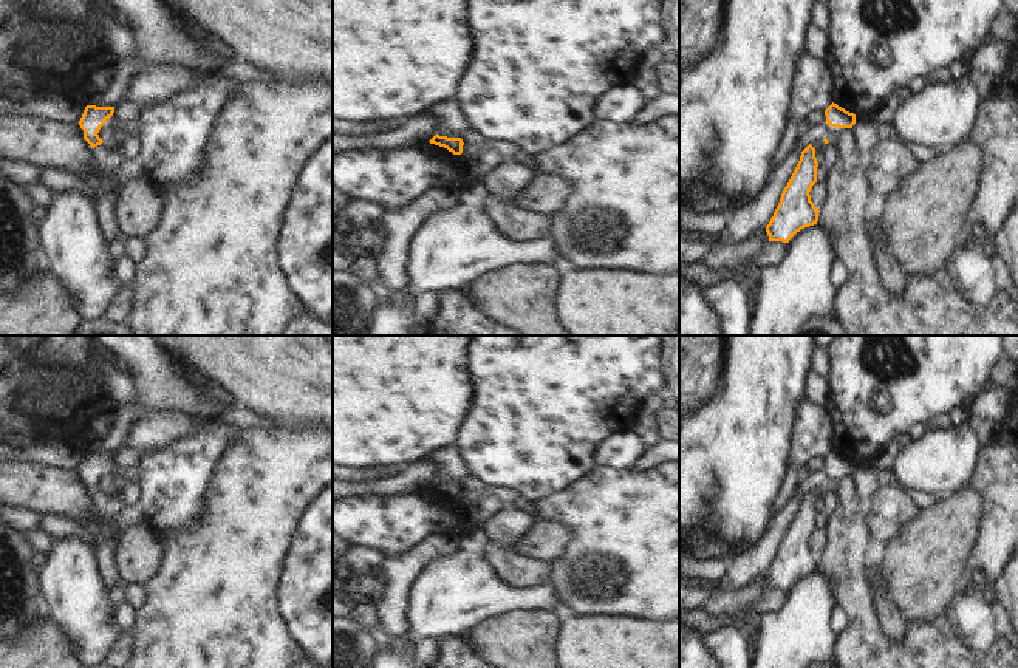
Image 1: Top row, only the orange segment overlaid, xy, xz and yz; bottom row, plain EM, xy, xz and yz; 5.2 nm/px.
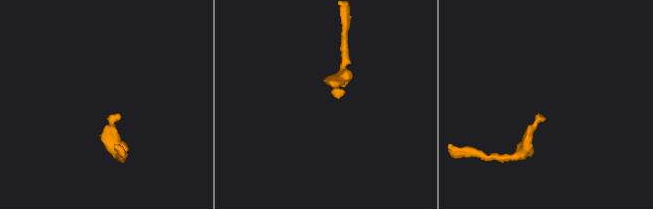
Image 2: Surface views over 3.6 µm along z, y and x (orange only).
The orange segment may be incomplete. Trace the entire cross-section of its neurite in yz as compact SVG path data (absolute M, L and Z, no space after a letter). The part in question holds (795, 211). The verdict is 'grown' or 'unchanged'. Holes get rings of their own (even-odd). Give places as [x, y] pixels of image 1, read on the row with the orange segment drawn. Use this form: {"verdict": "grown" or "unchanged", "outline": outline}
{"verdict": "unchanged", "outline": "M809 144L800 156L800 161L784 187L780 203L766 226L769 241L789 240L804 227L818 221L818 209L811 201L811 189L817 182L815 148Z"}

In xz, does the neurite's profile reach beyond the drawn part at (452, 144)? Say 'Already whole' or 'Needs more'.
Already whole

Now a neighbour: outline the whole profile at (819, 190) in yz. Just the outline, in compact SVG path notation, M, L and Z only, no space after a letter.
M817 181L811 192L811 201L814 203L814 206L822 210L826 204L826 195L828 195L828 189L826 189L826 181Z

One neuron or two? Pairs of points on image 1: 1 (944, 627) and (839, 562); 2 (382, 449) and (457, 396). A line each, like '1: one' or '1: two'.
1: one
2: one

